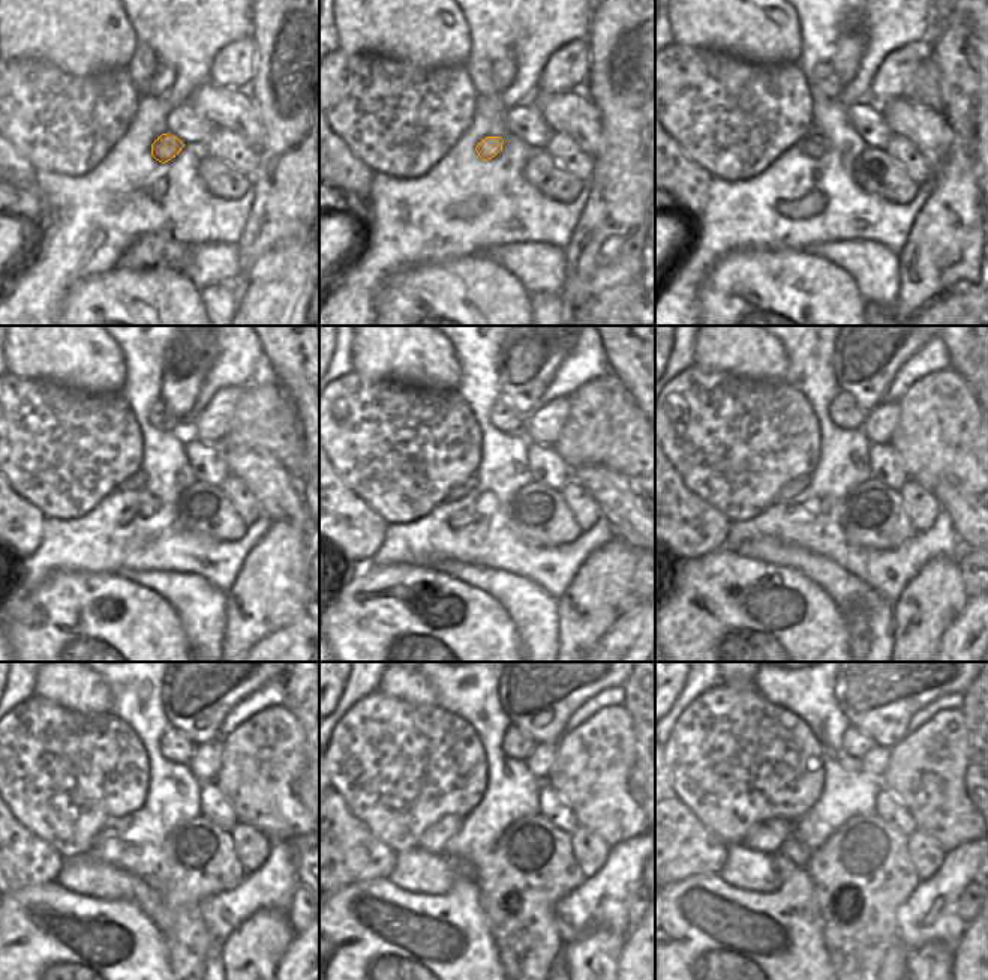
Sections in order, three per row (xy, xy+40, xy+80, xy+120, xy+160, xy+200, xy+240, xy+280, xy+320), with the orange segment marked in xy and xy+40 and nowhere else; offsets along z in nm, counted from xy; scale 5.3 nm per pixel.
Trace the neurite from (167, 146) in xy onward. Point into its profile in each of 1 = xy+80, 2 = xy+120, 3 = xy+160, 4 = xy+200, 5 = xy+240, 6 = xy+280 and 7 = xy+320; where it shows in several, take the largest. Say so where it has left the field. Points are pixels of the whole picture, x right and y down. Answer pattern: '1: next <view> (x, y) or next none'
1: next xy+80 (814, 146)
2: next xy+120 (137, 482)
3: next xy+160 (464, 488)
4: next xy+200 (798, 485)
5: next xy+240 (114, 827)
6: next xy+280 (434, 839)
7: next xy+320 (768, 836)

